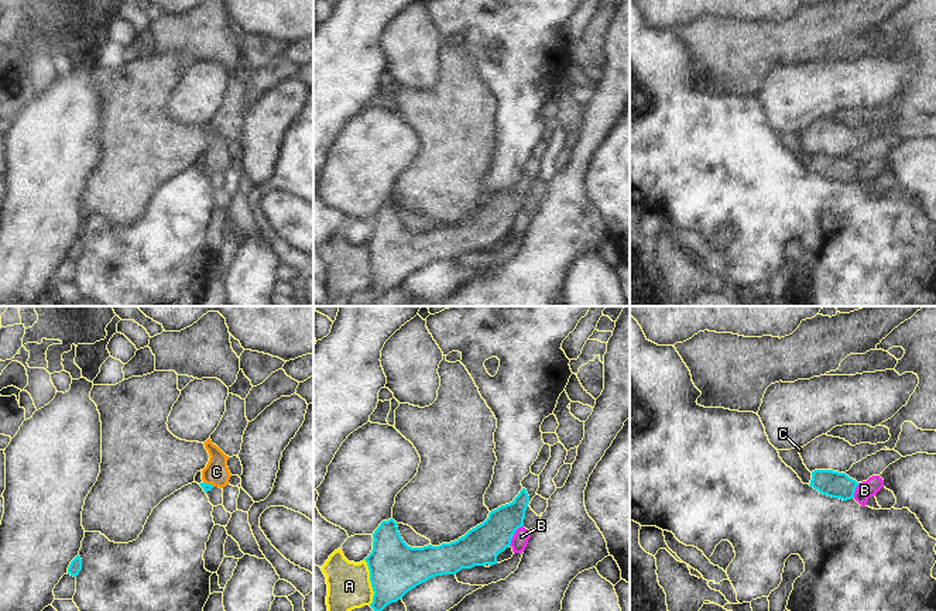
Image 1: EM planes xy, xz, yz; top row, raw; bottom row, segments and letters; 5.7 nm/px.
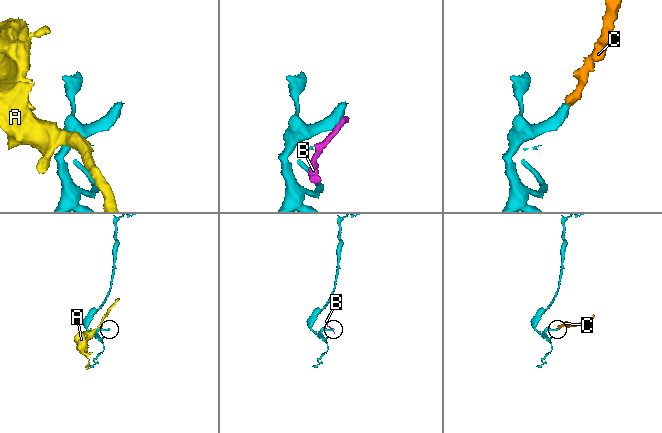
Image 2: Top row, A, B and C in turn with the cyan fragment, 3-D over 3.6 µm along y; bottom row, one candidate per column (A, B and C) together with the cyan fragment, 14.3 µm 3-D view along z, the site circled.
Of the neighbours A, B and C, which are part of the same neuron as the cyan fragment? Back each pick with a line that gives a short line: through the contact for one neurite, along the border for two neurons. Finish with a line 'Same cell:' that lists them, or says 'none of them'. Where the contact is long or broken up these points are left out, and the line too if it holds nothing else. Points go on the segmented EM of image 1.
C: line xy (206, 487), (209, 484), (216, 472)
Same cell: C

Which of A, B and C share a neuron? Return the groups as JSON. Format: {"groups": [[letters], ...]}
{"groups": [["A"], ["B"], ["C"]]}

